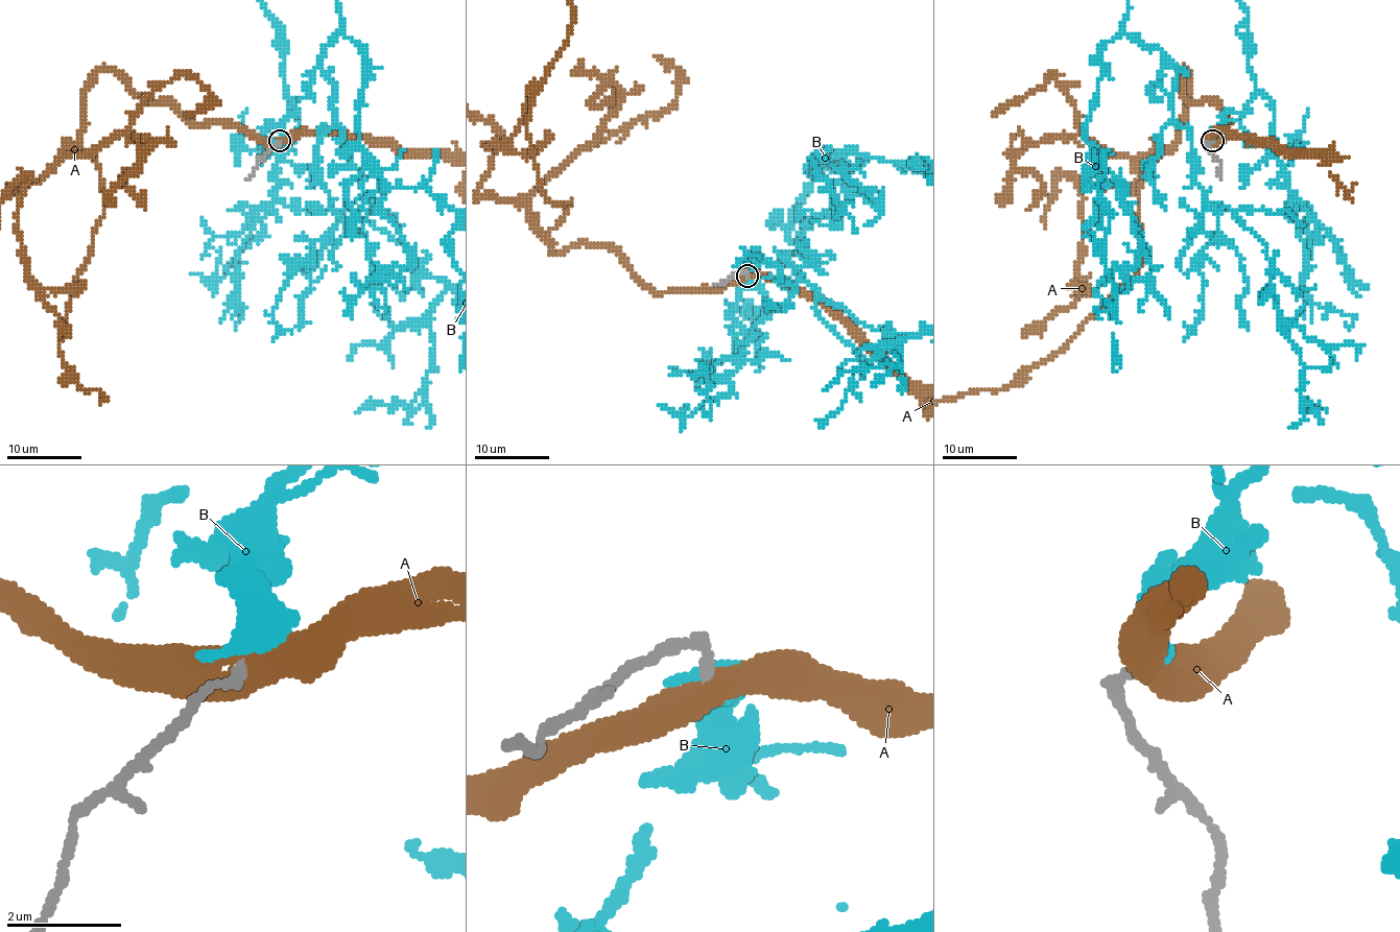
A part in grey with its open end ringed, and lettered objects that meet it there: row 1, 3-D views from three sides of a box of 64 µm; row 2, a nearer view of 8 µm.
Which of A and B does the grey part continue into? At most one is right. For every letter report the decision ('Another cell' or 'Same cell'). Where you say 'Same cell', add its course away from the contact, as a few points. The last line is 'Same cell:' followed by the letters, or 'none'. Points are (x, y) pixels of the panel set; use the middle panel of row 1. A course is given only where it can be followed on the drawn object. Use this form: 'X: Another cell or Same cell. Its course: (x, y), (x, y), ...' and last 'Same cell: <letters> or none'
A: Another cell
B: Same cell
Same cell: B

